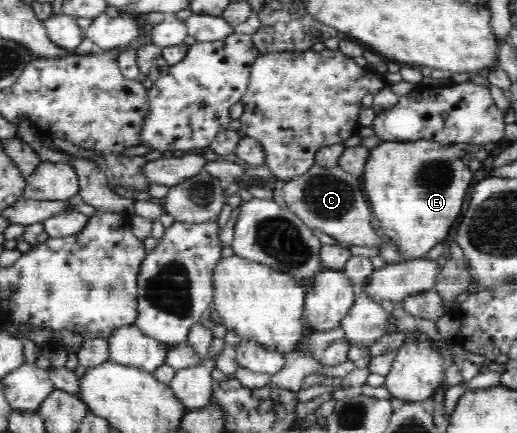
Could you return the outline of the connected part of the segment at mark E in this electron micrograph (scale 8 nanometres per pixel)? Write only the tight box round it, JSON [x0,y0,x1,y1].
[360,140,473,261]

